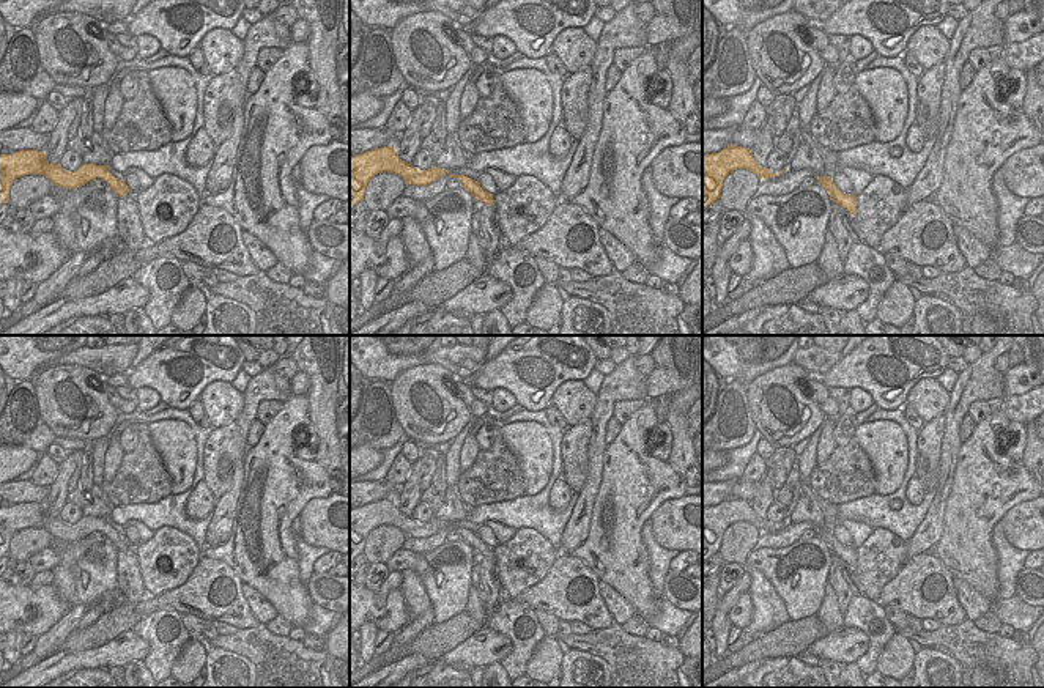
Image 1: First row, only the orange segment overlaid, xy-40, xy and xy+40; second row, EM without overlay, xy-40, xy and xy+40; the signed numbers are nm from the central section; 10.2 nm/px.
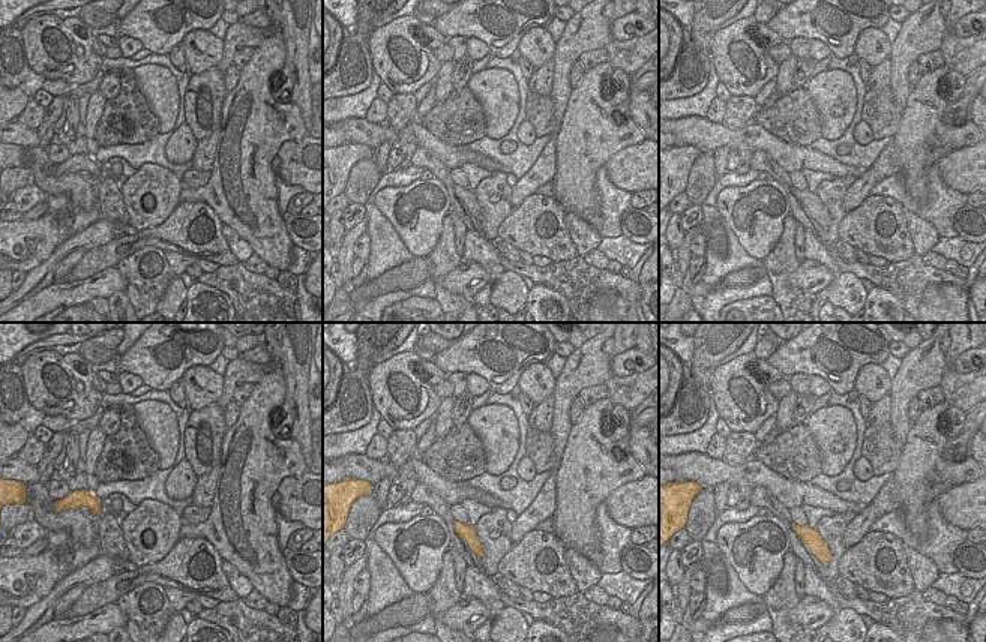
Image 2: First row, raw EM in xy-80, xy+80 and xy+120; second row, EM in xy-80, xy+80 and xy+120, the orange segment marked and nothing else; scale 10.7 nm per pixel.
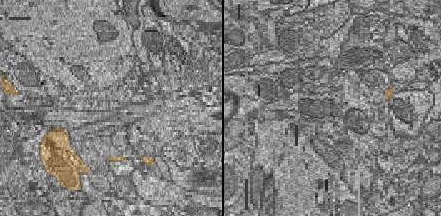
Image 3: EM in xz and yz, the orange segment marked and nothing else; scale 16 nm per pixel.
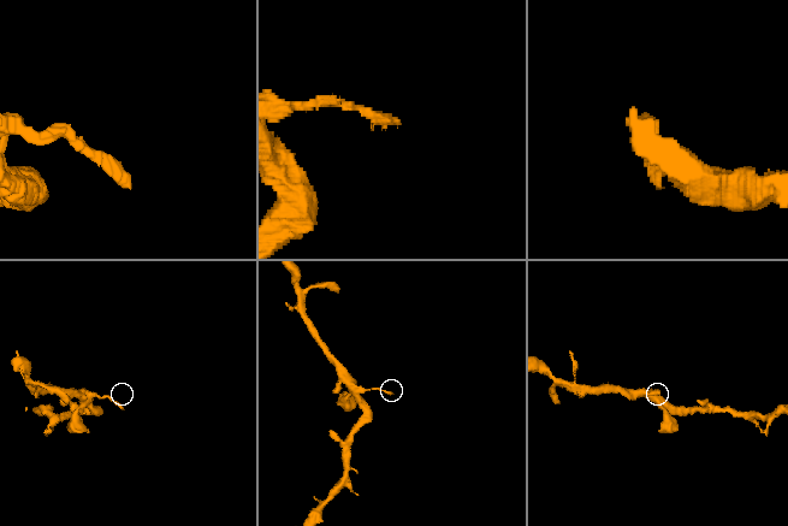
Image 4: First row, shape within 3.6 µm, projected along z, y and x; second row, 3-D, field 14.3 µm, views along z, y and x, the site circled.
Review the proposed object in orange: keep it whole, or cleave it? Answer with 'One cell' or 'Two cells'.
One cell.

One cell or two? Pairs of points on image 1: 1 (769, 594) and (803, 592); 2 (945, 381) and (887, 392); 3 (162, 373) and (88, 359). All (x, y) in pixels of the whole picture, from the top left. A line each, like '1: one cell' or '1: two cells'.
1: two cells
2: two cells
3: two cells

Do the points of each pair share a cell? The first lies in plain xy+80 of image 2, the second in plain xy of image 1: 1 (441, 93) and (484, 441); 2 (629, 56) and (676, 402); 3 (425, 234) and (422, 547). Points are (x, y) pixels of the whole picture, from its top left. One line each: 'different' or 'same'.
1: different
2: same
3: different

